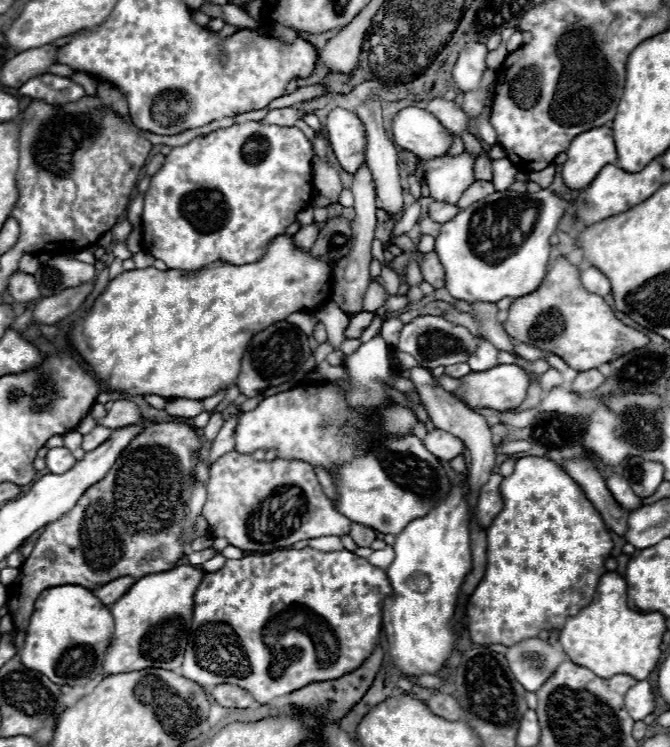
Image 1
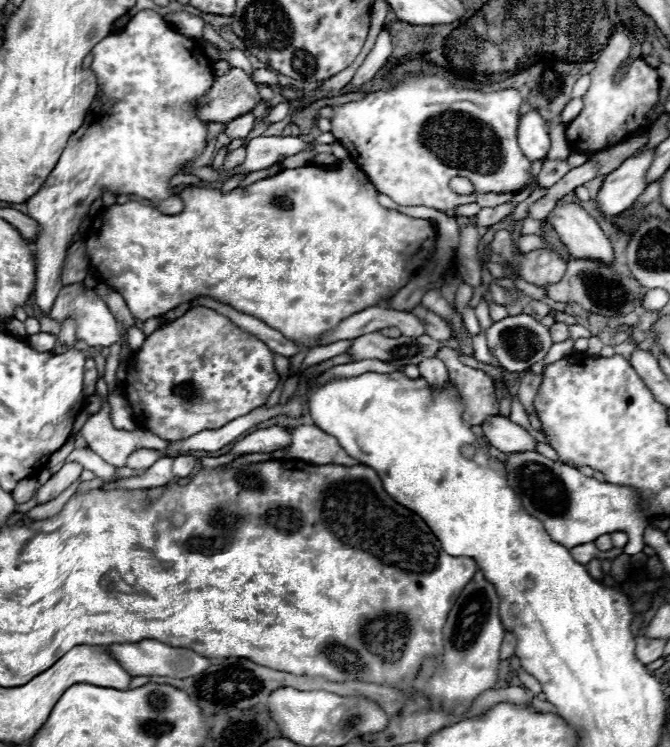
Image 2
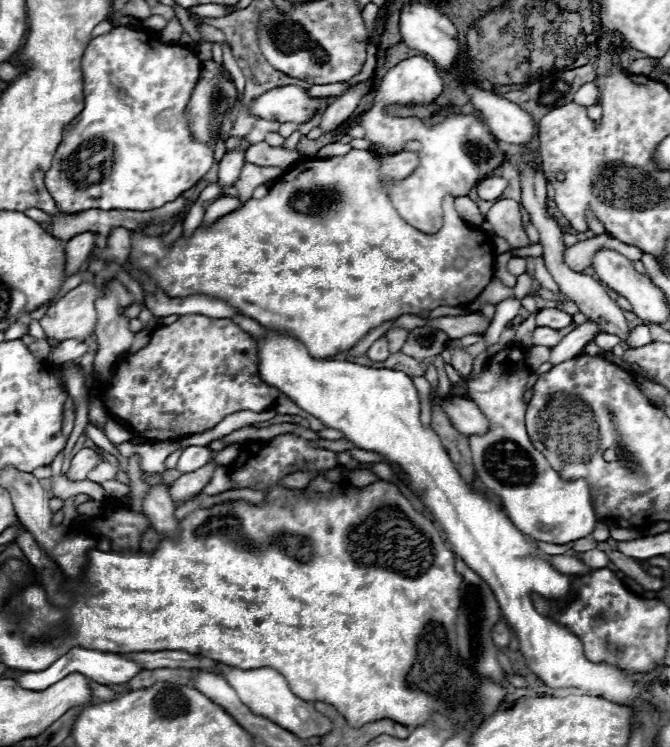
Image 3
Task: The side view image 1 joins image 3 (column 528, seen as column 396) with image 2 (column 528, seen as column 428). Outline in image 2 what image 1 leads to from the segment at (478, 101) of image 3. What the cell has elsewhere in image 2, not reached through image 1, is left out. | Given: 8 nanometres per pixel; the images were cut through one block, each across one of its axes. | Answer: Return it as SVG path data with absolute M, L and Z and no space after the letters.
M532 110L520 118L518 144L530 162L546 158L546 154L550 150L550 136L548 136L544 118L536 110Z

